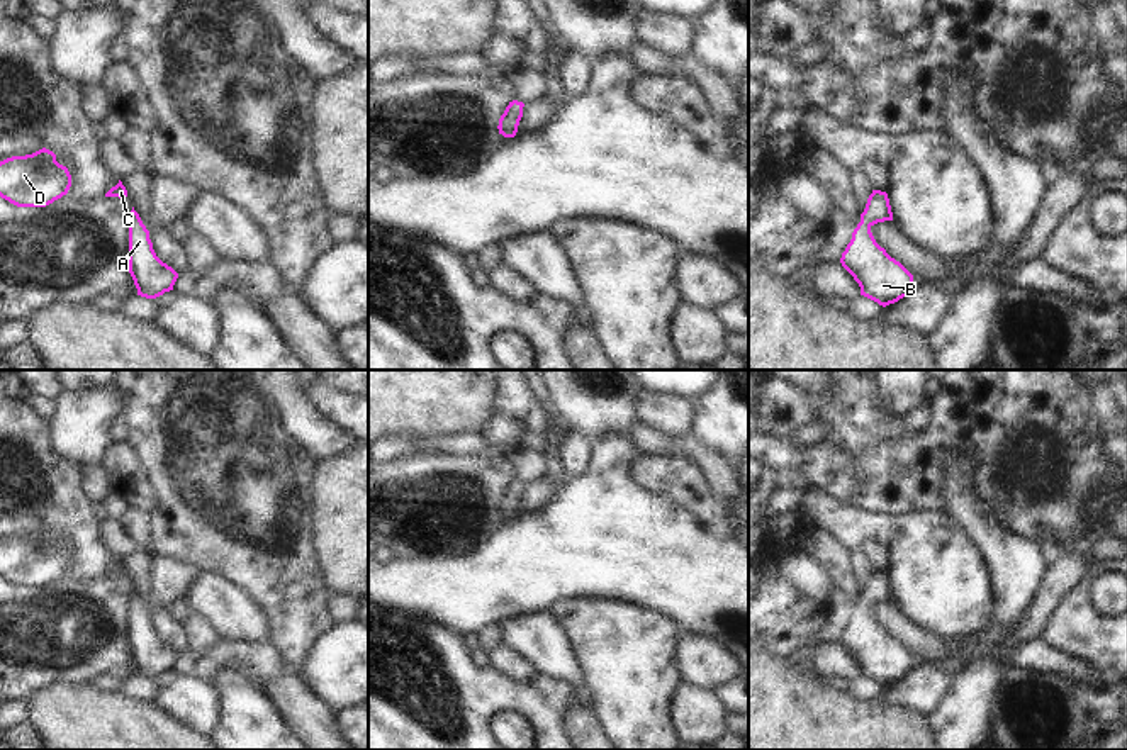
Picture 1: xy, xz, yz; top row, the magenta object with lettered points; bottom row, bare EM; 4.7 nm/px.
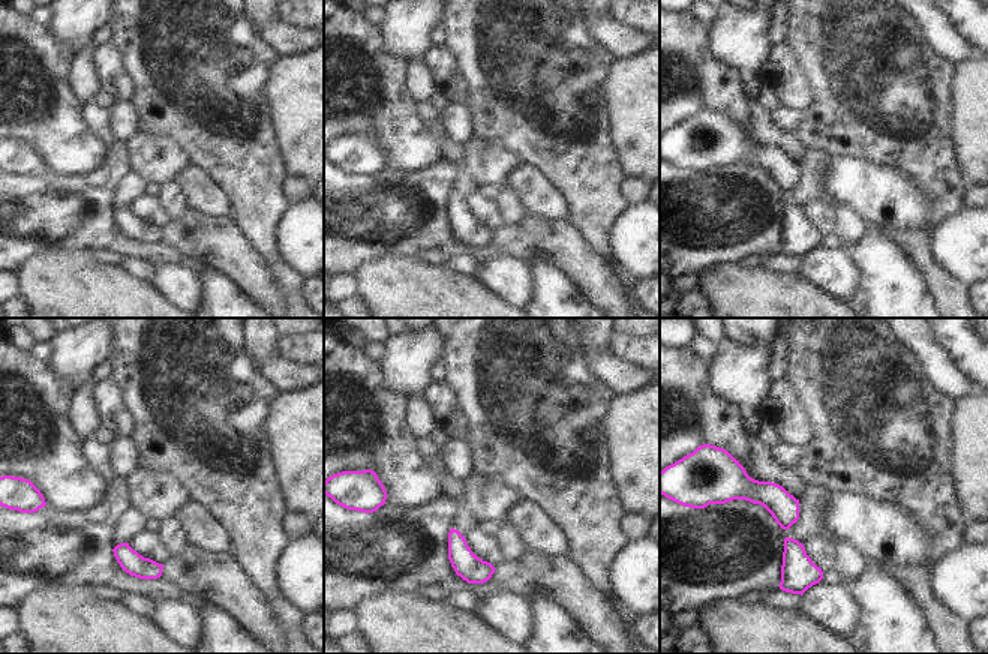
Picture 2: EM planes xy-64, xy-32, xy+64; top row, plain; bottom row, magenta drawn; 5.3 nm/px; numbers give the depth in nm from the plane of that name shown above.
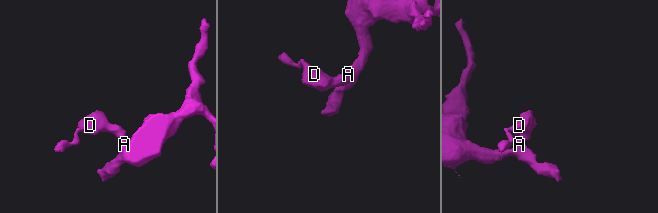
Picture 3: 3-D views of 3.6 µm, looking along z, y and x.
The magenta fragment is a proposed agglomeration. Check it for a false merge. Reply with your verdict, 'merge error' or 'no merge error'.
no merge error

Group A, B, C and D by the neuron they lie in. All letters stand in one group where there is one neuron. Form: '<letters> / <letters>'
A B C D

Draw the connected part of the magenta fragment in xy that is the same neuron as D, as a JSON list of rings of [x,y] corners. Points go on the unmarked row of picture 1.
[[[46,528],[0,541],[0,577],[17,587],[46,587],[68,574],[71,555]]]

